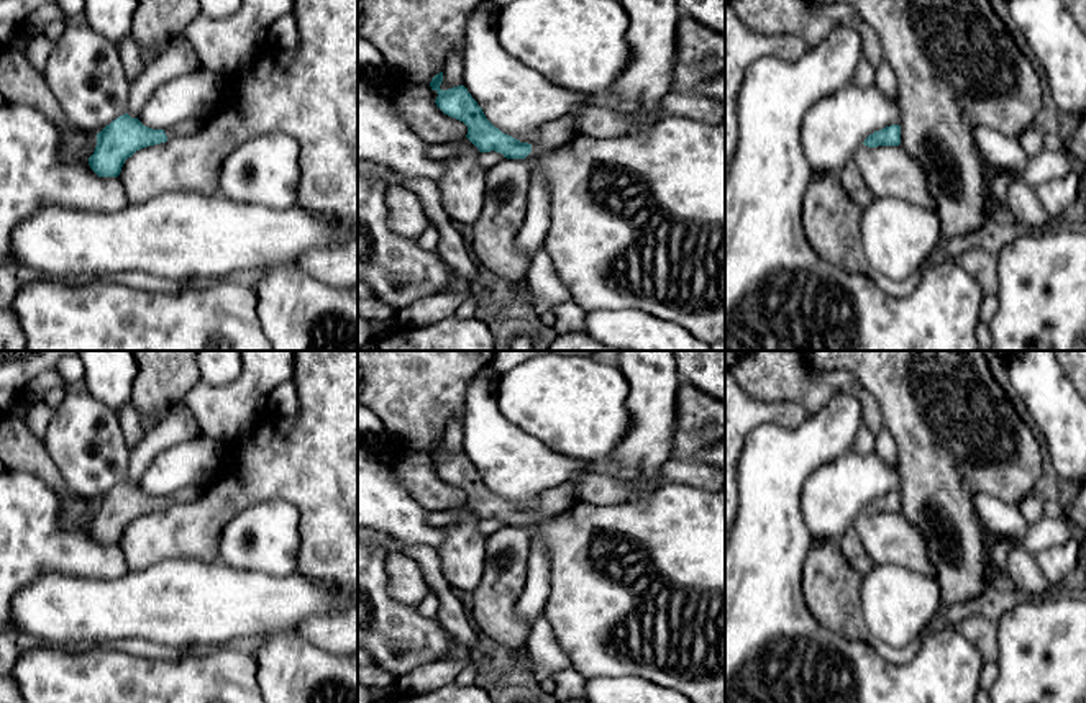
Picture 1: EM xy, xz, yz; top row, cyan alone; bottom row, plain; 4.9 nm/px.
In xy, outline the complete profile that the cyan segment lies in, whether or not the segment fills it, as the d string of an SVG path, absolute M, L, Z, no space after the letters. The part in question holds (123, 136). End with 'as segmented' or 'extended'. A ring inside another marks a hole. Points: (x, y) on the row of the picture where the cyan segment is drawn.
M207 105L194 118L182 120L167 129L148 128L125 113L97 133L97 146L89 157L89 166L98 177L118 177L125 161L136 151L198 131L213 111L215 107Z; extended

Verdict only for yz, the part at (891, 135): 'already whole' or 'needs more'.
already whole

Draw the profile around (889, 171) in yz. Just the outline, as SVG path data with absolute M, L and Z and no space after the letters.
M860 146L851 159L865 179L873 198L899 198L930 210L937 203L929 192L922 164L899 146Z

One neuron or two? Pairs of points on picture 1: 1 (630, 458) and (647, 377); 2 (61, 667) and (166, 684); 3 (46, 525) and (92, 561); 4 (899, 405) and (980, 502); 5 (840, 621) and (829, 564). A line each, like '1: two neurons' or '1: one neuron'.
1: one neuron
2: one neuron
3: one neuron
4: two neurons
5: one neuron

